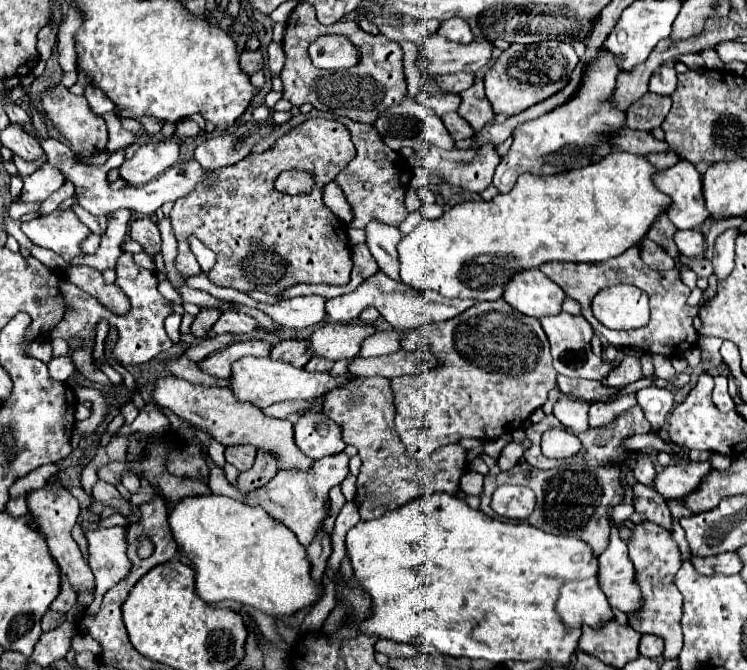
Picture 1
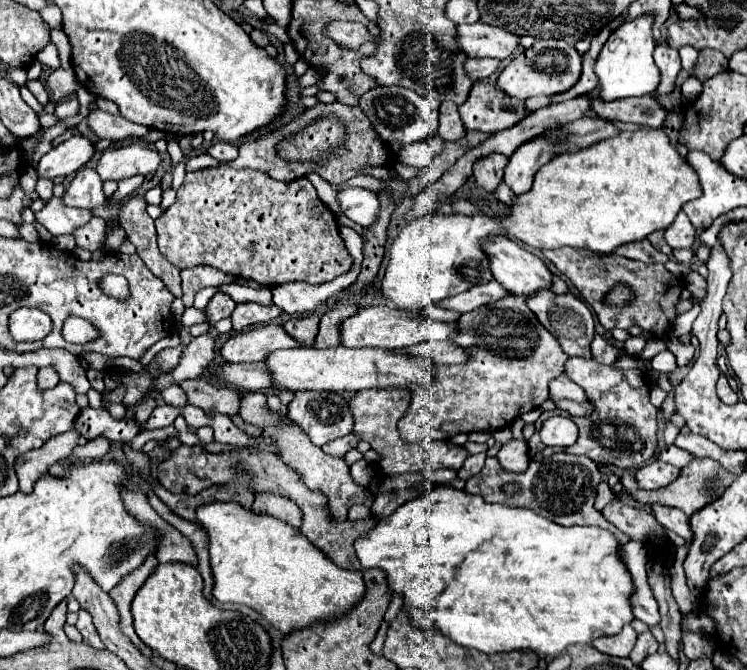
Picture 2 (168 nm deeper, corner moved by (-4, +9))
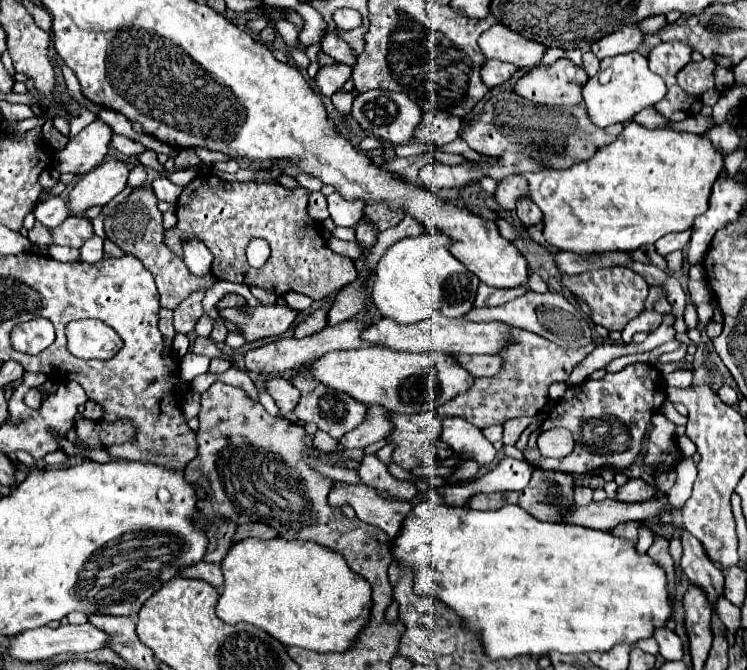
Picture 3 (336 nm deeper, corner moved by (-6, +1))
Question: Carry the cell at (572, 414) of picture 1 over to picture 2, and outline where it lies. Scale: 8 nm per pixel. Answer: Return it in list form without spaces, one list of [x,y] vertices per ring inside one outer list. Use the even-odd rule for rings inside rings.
[[[560,375],[554,381],[550,381],[550,397],[554,401],[576,401],[576,403],[584,403],[586,401],[586,393],[582,391],[582,387],[578,387],[576,383],[572,383],[568,377]]]

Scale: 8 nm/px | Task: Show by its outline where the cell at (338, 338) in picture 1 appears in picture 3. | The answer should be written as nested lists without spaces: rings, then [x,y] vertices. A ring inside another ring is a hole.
[[[430,317],[428,321],[420,321],[420,323],[412,323],[412,325],[398,325],[392,319],[380,319],[380,321],[372,323],[372,327],[368,327],[362,335],[364,335],[362,339],[366,339],[366,341],[390,347],[394,351],[410,351],[410,353],[440,351],[440,353],[448,353],[448,355],[460,355],[460,353],[494,355],[494,353],[500,353],[510,343],[514,343],[510,327],[500,321],[468,323],[462,319],[452,321],[448,317]]]

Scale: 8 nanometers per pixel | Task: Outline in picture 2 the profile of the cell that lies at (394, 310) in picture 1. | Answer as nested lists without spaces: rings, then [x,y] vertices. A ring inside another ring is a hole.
[[[490,281],[488,285],[478,285],[474,289],[468,289],[466,293],[446,297],[446,301],[440,301],[438,307],[458,311],[458,313],[466,313],[466,311],[478,309],[480,305],[488,305],[492,301],[498,301],[498,299],[502,299],[506,295],[508,293],[502,289],[502,285],[498,285],[498,281]]]

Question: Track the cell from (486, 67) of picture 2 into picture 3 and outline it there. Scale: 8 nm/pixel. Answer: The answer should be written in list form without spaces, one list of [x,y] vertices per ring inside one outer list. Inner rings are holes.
[[[486,61],[486,65],[482,67],[482,81],[488,87],[496,87],[506,83],[520,67],[512,65],[512,63],[504,63],[504,61]]]

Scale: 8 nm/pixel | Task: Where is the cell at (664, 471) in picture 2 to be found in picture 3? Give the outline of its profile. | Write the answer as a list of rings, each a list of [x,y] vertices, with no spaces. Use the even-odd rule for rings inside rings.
[[[628,479],[626,485],[618,487],[616,499],[622,503],[642,503],[654,497],[654,489],[642,479]]]

